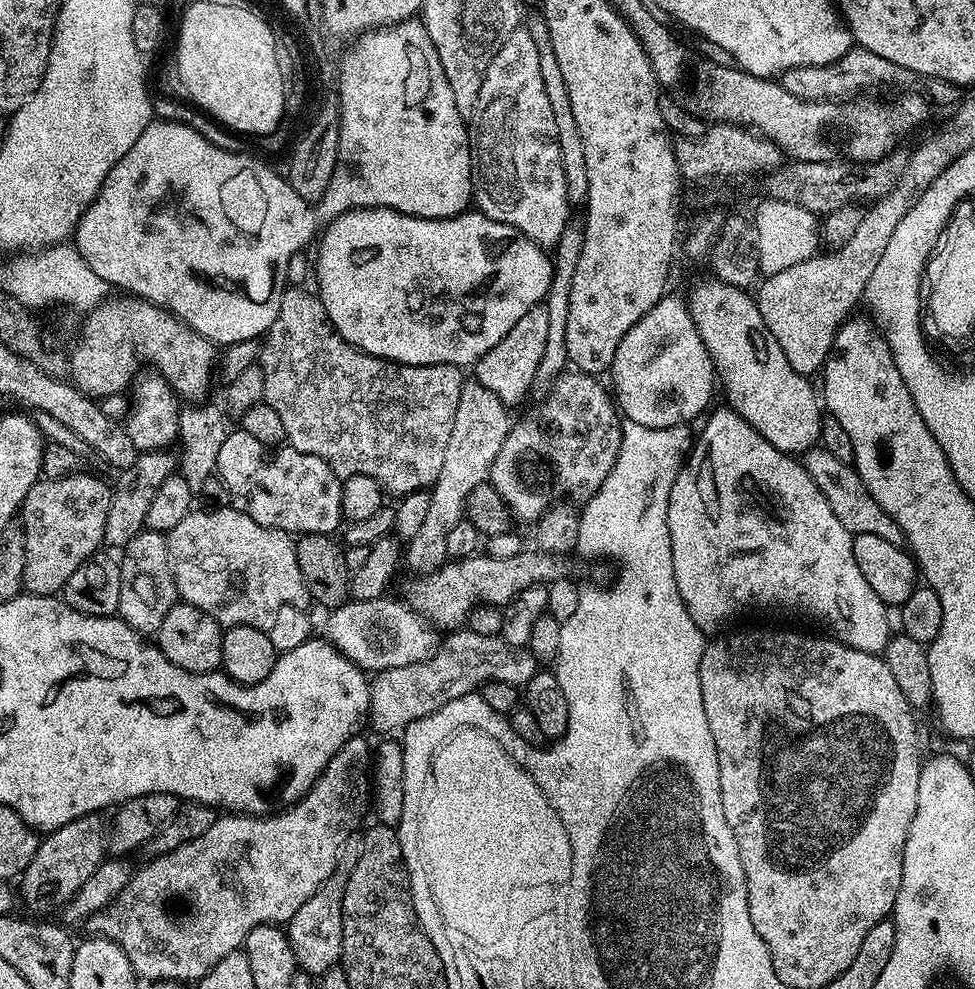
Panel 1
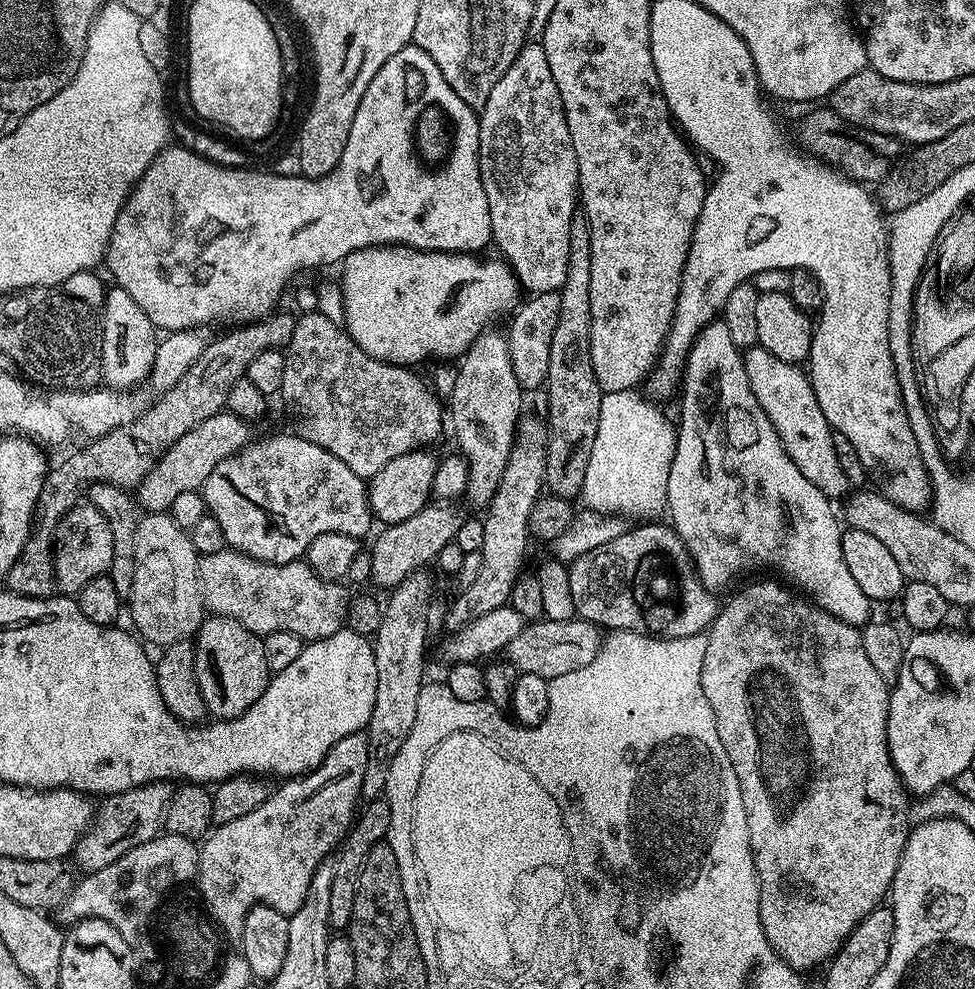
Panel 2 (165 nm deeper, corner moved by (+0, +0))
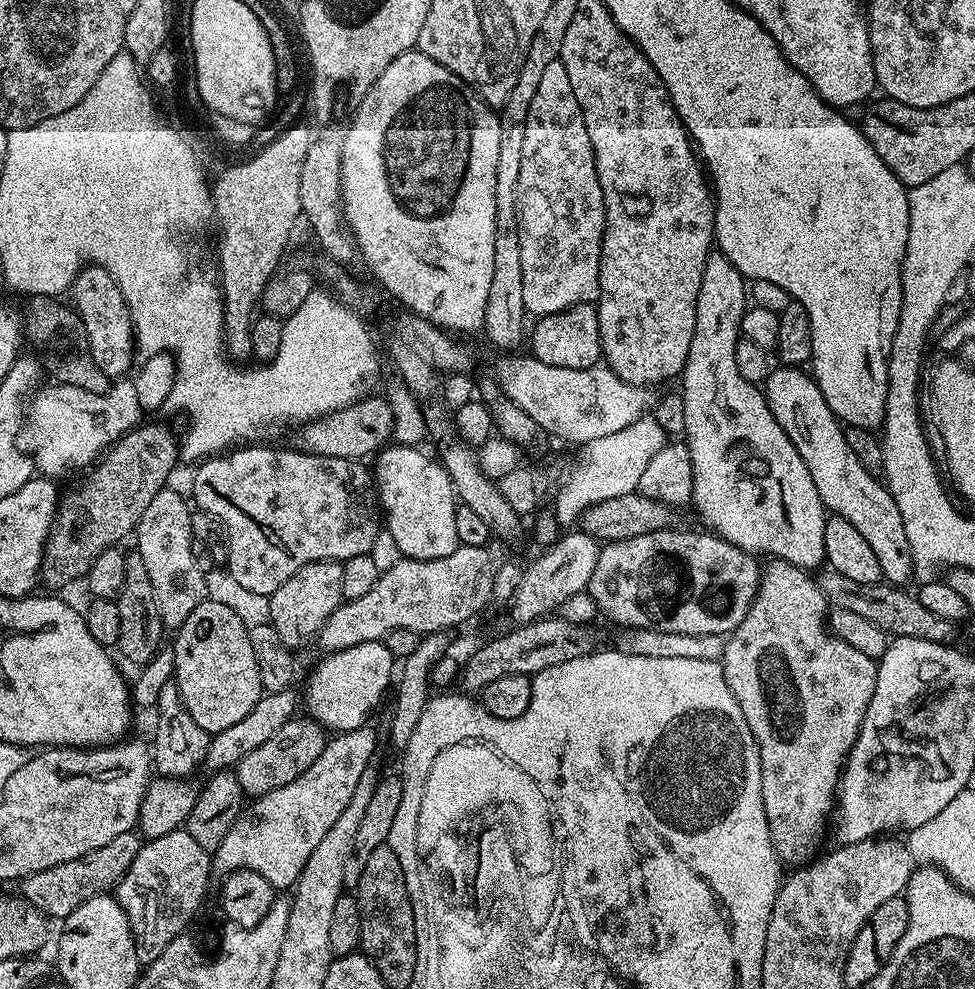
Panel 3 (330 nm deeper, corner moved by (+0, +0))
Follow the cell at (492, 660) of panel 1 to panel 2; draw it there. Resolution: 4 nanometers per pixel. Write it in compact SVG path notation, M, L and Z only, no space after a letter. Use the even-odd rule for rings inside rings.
M539 619L525 623L524 629L506 647L506 659L516 667L517 673L538 674L538 678L548 681L562 674L570 674L570 670L582 670L582 666L590 666L600 653L602 632L589 620L567 620L554 622Z

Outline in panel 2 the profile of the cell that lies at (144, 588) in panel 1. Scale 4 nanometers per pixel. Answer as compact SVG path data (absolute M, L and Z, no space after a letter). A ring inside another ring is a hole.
M149 512L140 517L138 534L134 534L134 586L130 590L128 597L126 597L126 608L127 611L128 608L132 611L133 626L131 625L131 627L138 633L139 639L147 642L149 645L160 644L159 646L167 646L169 644L177 644L183 640L191 641L206 619L204 595L200 589L200 556L194 550L191 535L189 535L185 528L178 526L178 522L174 522L174 518L168 512Z

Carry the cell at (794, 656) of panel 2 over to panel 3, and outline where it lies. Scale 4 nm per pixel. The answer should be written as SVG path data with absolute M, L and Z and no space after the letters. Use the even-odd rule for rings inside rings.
M772 558L763 565L760 585L750 610L746 610L746 618L742 618L740 625L724 641L722 663L726 686L730 686L734 698L738 698L738 706L742 706L742 714L746 714L746 726L750 726L750 734L754 734L754 742L758 742L758 754L762 766L762 806L766 810L768 819L768 837L772 839L776 856L785 865L804 866L817 855L817 853L815 854L816 843L819 842L820 831L824 828L824 815L827 812L829 815L833 811L834 797L844 761L848 759L850 750L858 738L862 720L866 718L866 710L870 706L870 698L874 698L877 661L866 658L866 654L854 650L854 646L846 646L846 642L842 642L837 636L832 635L827 625L829 611L822 590L805 569L794 566L785 560Z

